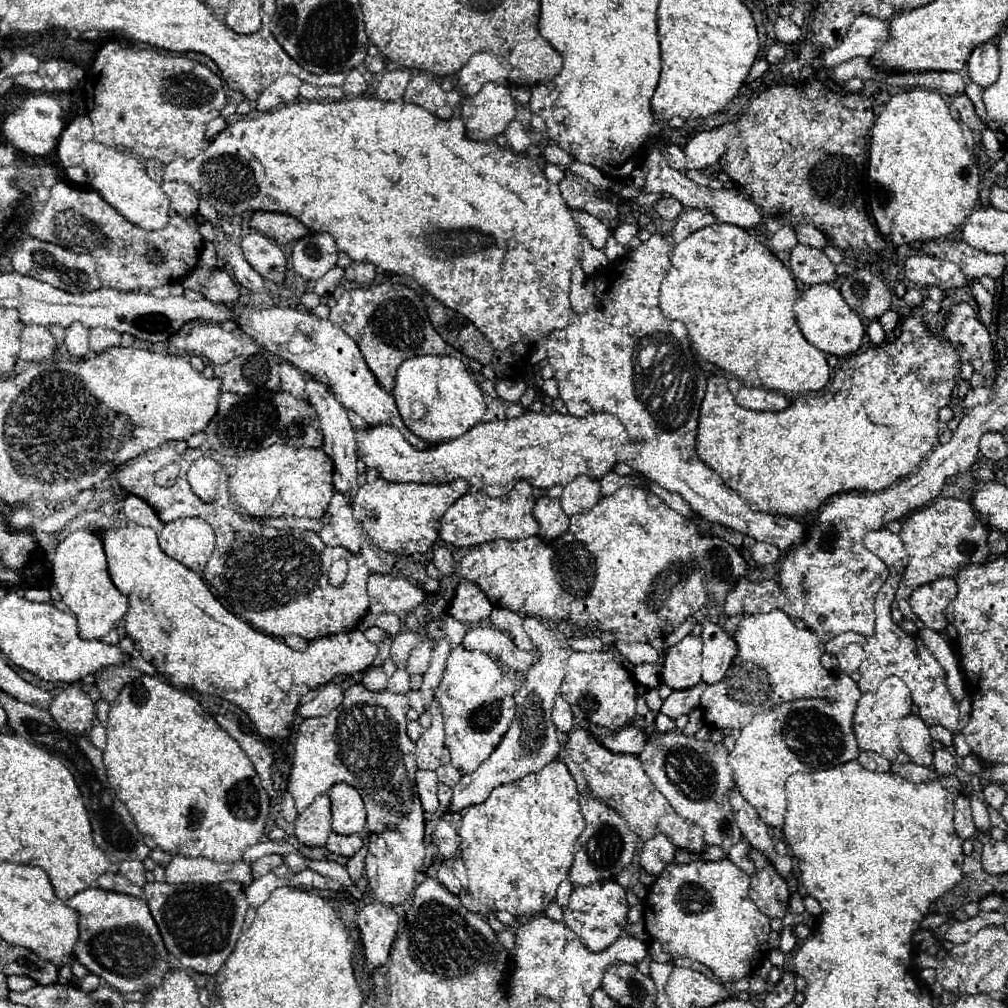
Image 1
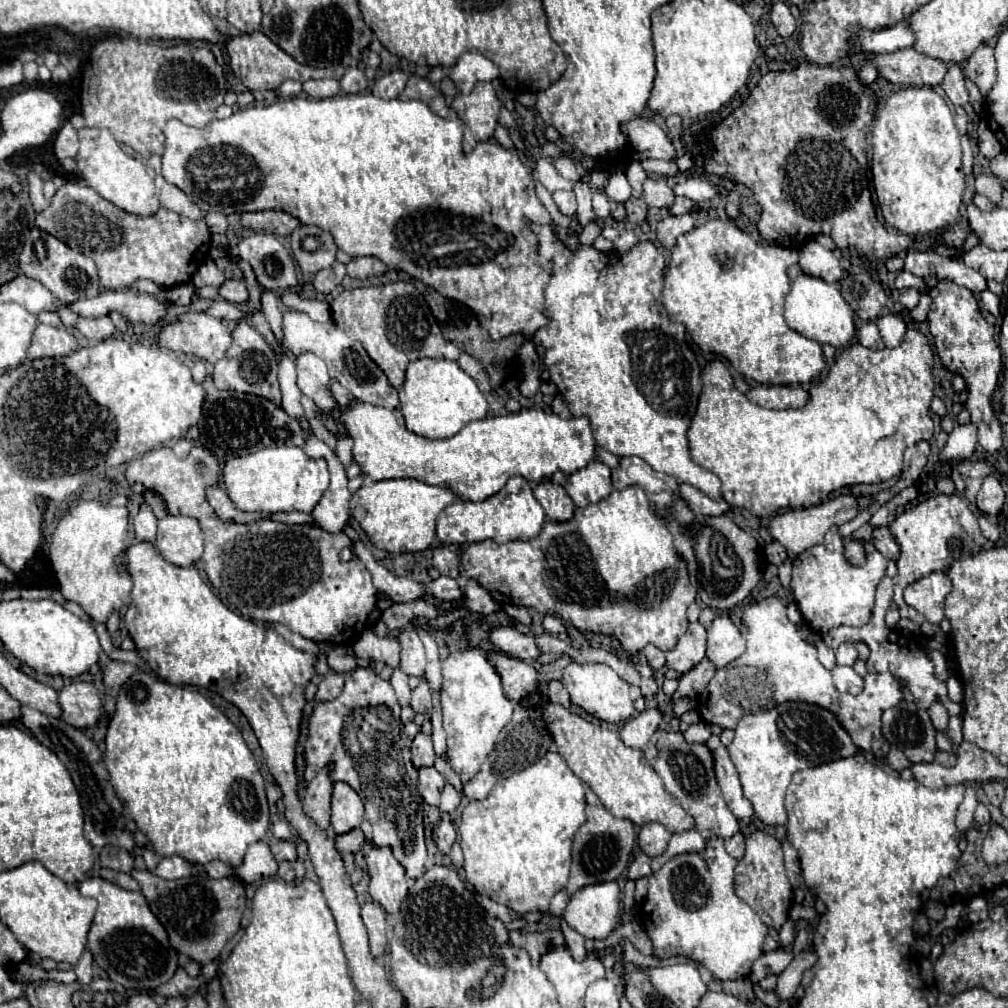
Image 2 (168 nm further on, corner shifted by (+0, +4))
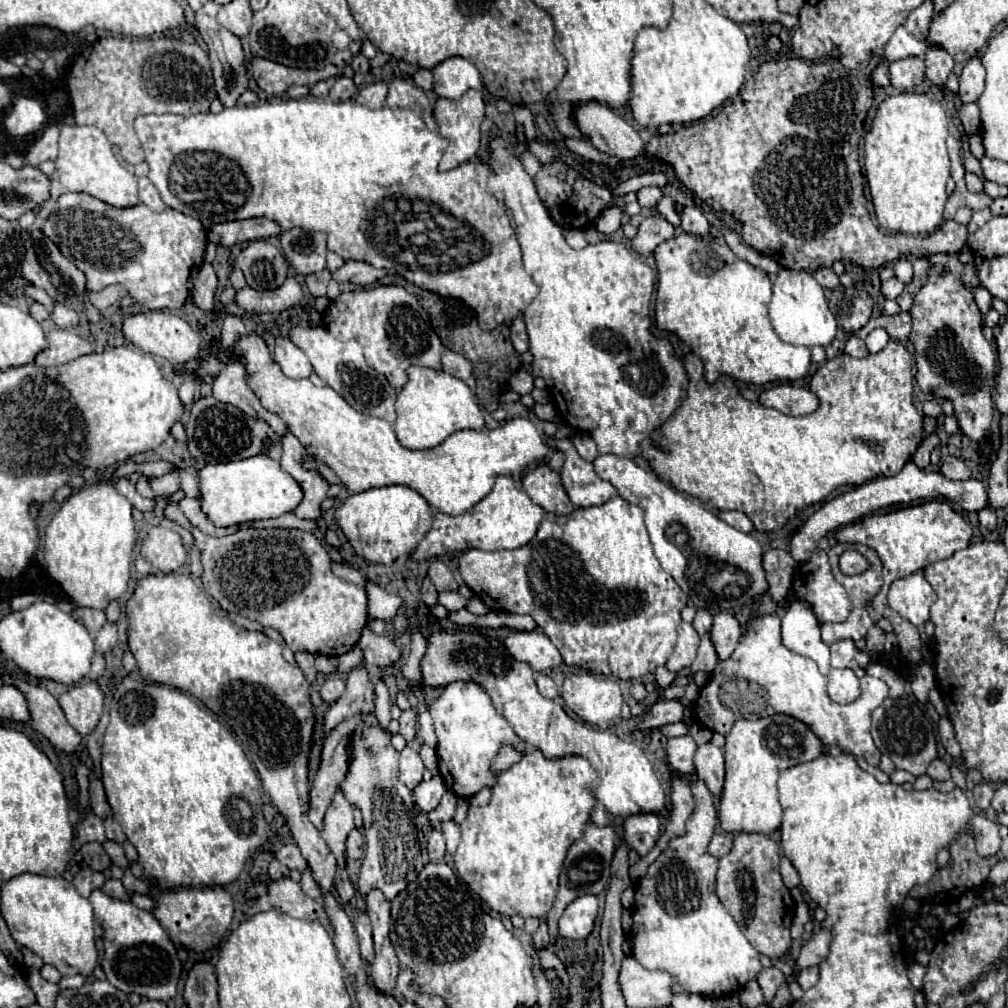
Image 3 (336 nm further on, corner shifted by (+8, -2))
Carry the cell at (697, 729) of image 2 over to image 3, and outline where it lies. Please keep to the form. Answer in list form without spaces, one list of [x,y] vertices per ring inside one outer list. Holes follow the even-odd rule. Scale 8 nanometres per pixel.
[[[680,736],[670,738],[666,744],[668,750],[668,762],[674,772],[684,774],[690,778],[690,788],[694,794],[694,812],[686,820],[686,834],[676,836],[668,842],[666,850],[650,864],[646,876],[638,882],[636,896],[634,896],[634,926],[632,926],[632,956],[648,970],[662,970],[676,978],[676,984],[672,986],[672,992],[696,992],[708,998],[720,998],[732,992],[740,992],[746,982],[754,980],[760,970],[760,954],[752,948],[752,944],[742,936],[740,928],[734,924],[734,918],[722,908],[722,902],[716,896],[716,870],[718,860],[708,854],[708,842],[714,834],[716,826],[716,808],[714,808],[714,796],[706,788],[706,784],[696,776],[694,770],[694,752],[696,742],[692,736]]]

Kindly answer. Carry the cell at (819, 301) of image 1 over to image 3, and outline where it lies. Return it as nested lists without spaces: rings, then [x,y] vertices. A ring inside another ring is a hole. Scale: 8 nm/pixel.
[[[780,270],[776,282],[772,284],[772,300],[768,304],[768,314],[774,332],[788,344],[802,346],[828,346],[836,336],[836,320],[828,310],[824,288],[808,274],[796,270]]]

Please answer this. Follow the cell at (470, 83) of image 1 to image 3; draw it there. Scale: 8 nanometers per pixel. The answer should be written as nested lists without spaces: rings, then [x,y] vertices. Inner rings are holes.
[[[460,56],[446,58],[434,70],[434,94],[450,100],[458,100],[466,90],[482,88],[480,72],[476,66]]]

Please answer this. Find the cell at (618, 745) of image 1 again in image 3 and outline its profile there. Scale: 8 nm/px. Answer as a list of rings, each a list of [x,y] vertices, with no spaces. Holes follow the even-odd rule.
[[[660,700],[642,718],[642,722],[638,724],[638,730],[646,730],[646,728],[652,730],[652,728],[660,728],[664,724],[680,722],[682,716],[684,716],[684,706],[680,700]]]

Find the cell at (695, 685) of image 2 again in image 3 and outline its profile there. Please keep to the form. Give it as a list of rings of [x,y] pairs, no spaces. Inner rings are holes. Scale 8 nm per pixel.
[[[704,634],[704,636],[702,636],[702,642],[700,642],[700,648],[698,648],[698,656],[696,656],[694,664],[690,666],[690,668],[692,668],[692,674],[698,672],[698,670],[712,672],[718,662],[720,662],[720,658],[718,658],[716,648],[714,648],[714,644],[712,644],[712,640],[710,640],[710,634]]]

